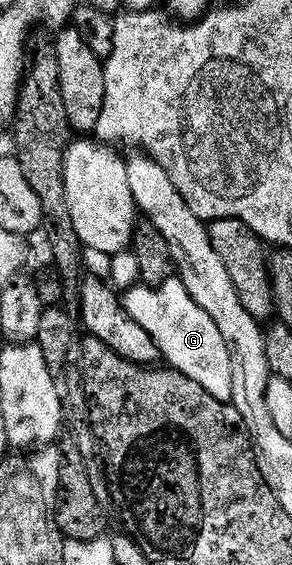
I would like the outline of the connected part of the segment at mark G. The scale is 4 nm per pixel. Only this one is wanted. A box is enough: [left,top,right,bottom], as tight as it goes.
[122,277,232,402]

